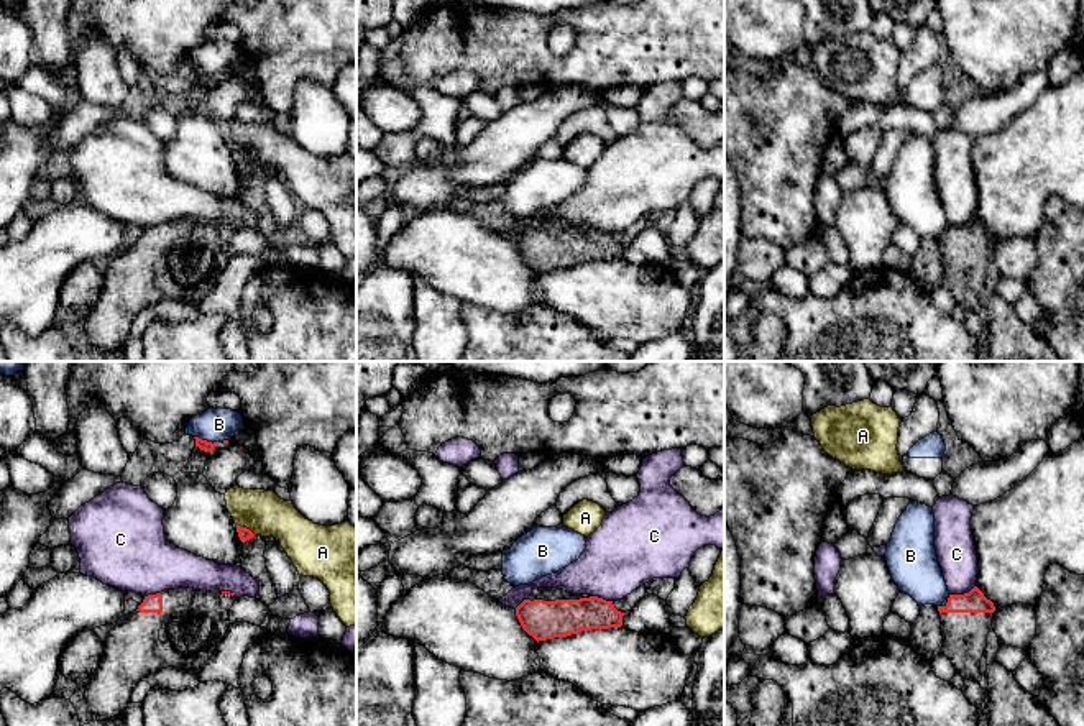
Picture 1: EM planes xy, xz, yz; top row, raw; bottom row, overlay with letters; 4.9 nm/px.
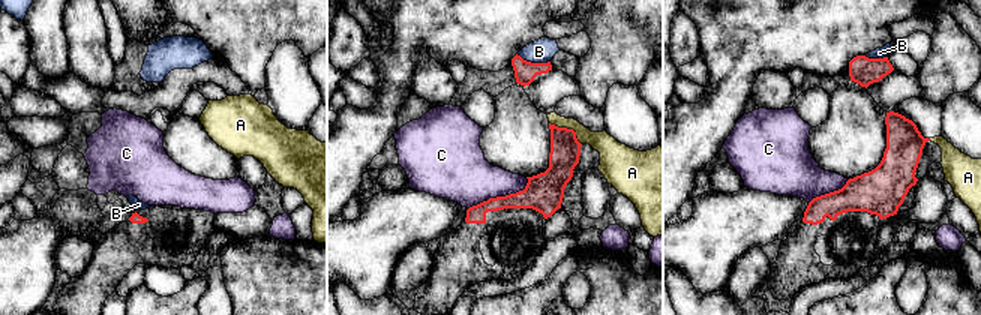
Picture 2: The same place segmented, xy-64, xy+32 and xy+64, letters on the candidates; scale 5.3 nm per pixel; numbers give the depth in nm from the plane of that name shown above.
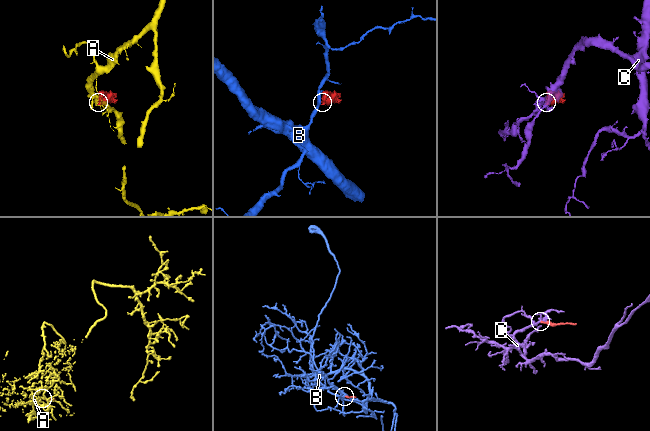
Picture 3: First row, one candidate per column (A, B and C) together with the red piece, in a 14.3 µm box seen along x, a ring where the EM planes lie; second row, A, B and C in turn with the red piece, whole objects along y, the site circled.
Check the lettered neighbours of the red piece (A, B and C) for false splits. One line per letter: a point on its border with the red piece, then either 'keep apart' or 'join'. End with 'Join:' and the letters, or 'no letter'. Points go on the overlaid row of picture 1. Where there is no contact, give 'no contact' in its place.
A: xy (245, 528) | keep apart
B: xy (206, 441) | keep apart
C: yz (961, 595) | keep apart
Join: no letter

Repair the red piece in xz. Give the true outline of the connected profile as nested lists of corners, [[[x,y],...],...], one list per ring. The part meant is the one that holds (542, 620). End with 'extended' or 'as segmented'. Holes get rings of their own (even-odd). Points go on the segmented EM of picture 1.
[[[535,588],[516,608],[516,616],[522,629],[539,642],[581,631],[621,627],[624,613],[598,596]]]; extended

